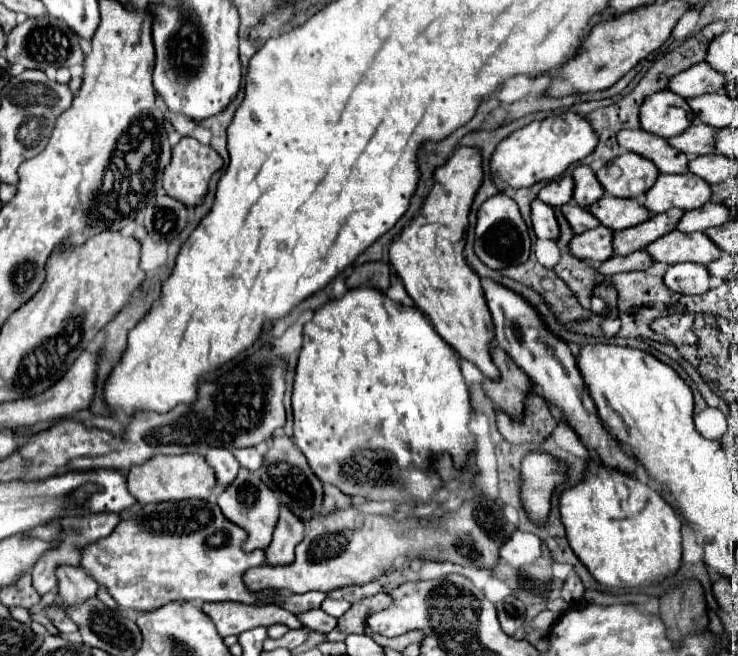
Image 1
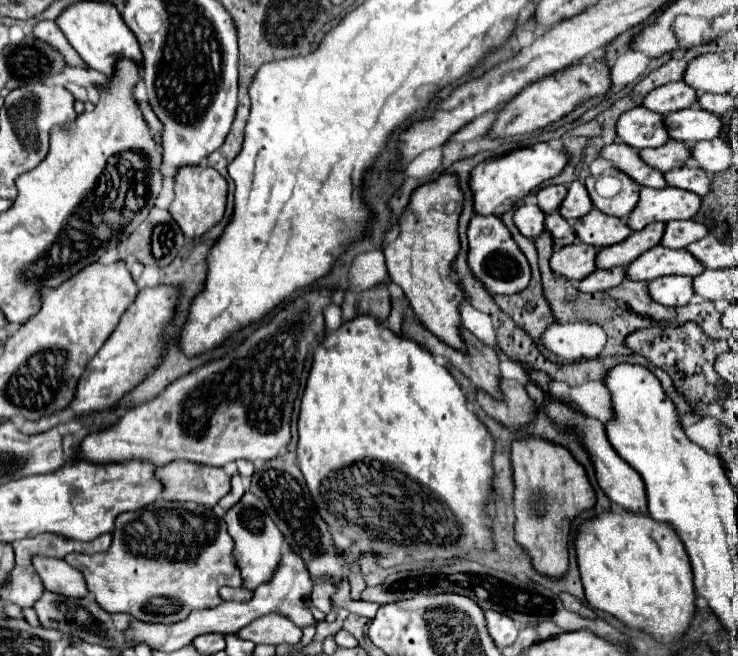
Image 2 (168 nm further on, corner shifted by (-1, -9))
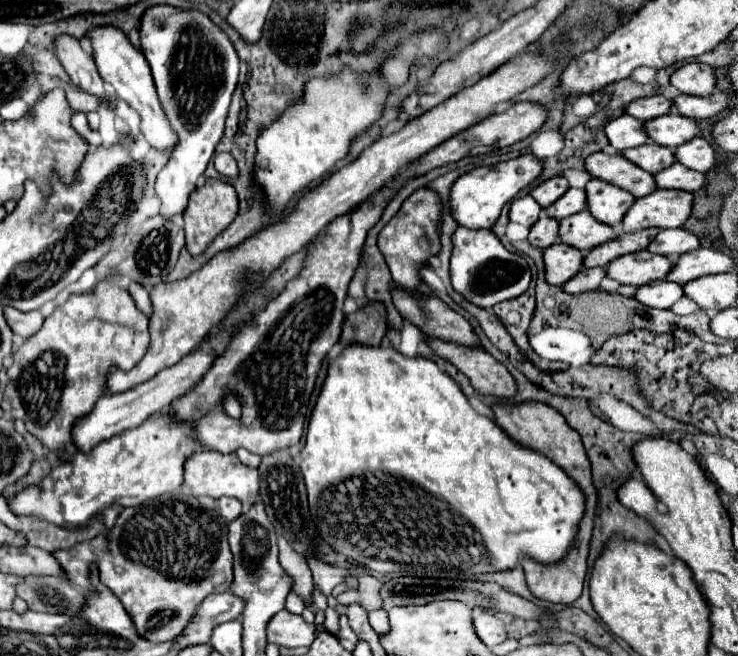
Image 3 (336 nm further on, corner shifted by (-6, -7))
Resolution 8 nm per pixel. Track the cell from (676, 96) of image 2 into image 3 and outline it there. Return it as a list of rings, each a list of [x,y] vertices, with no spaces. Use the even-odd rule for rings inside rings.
[[[656,94],[656,96],[632,100],[626,106],[626,114],[634,116],[638,120],[652,120],[652,118],[658,118],[662,114],[668,114],[670,108],[672,108],[672,100],[662,96],[662,94]]]

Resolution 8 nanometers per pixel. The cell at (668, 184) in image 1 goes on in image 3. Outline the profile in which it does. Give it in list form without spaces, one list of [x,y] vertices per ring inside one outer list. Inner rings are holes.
[[[654,190],[638,198],[624,214],[624,232],[638,232],[644,228],[680,228],[692,210],[692,194],[680,190]]]

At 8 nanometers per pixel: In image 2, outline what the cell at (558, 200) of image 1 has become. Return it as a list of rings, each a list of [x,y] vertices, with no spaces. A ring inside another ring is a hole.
[[[563,184],[547,186],[537,192],[537,204],[545,214],[549,214],[559,208],[559,204],[565,200],[565,196],[567,196],[567,188]]]

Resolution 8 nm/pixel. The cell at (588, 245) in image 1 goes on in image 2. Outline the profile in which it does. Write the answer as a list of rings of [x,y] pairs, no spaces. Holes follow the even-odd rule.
[[[575,242],[571,246],[555,250],[555,254],[551,256],[551,268],[553,268],[553,272],[557,276],[583,280],[591,272],[597,270],[595,268],[595,256],[597,256],[597,252],[599,250],[593,244]]]

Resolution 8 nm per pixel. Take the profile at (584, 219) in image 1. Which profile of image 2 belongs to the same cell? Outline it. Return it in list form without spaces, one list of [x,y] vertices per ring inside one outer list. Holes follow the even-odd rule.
[[[551,212],[551,214],[545,216],[545,228],[553,234],[553,240],[555,240],[557,248],[569,246],[577,240],[577,236],[573,232],[573,226],[563,216],[559,216],[559,212]]]

